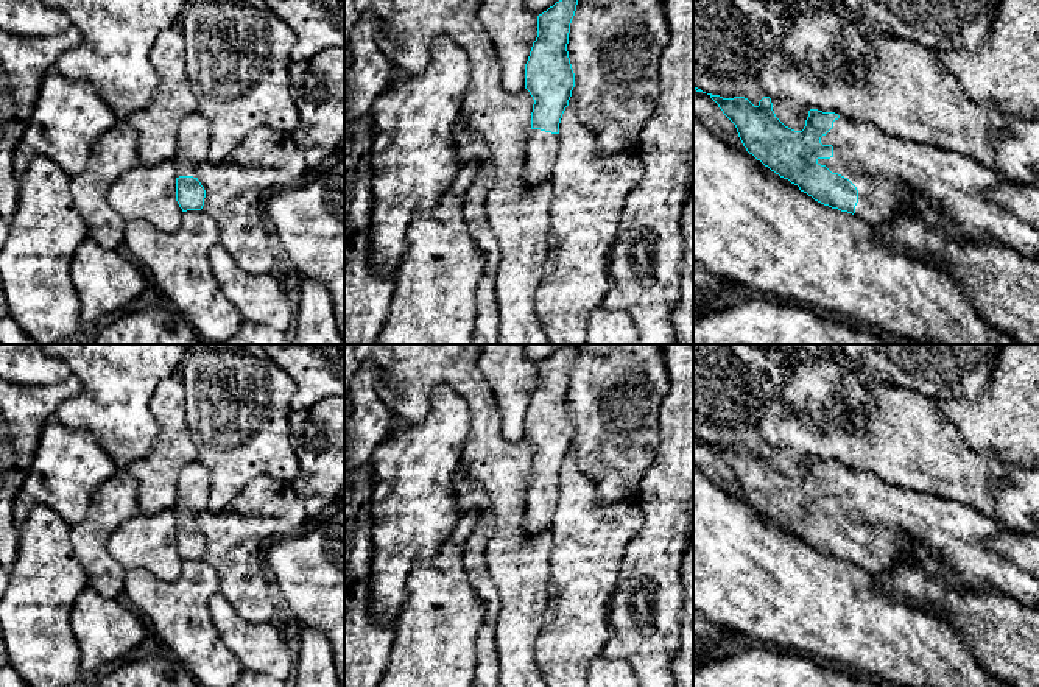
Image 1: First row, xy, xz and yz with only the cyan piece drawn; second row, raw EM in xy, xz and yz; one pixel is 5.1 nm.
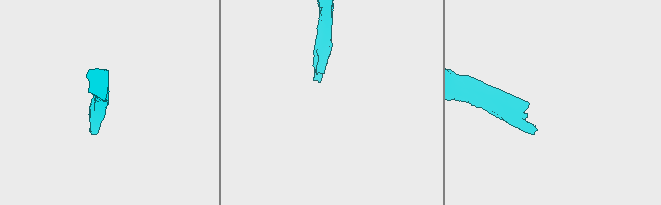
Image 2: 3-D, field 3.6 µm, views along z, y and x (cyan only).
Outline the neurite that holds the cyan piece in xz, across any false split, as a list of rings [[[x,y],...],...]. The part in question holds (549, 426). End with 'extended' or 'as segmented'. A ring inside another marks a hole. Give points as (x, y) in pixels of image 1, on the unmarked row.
[[[567,344],[537,365],[537,386],[525,413],[525,438],[534,449],[523,517],[528,534],[551,528],[559,500],[559,472],[575,436],[567,393],[576,354],[576,346]]]; extended

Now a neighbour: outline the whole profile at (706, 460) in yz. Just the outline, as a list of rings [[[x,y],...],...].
[[[693,439],[693,467],[701,470],[712,483],[715,483],[720,489],[723,489],[732,500],[743,505],[749,509],[755,517],[765,522],[776,530],[799,539],[798,534],[791,533],[788,528],[780,527],[768,516],[765,516],[760,509],[757,509],[752,503],[746,500],[743,495],[735,474],[723,463],[718,453],[710,447],[710,444]]]

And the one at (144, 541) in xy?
[[[174,509],[125,520],[109,537],[107,548],[126,572],[142,567],[167,583],[182,575]]]

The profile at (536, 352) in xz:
[[[525,344],[525,354],[533,363],[539,365],[565,346],[569,344]]]

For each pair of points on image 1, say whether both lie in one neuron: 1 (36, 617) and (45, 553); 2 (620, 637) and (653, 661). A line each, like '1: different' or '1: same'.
1: same
2: same

